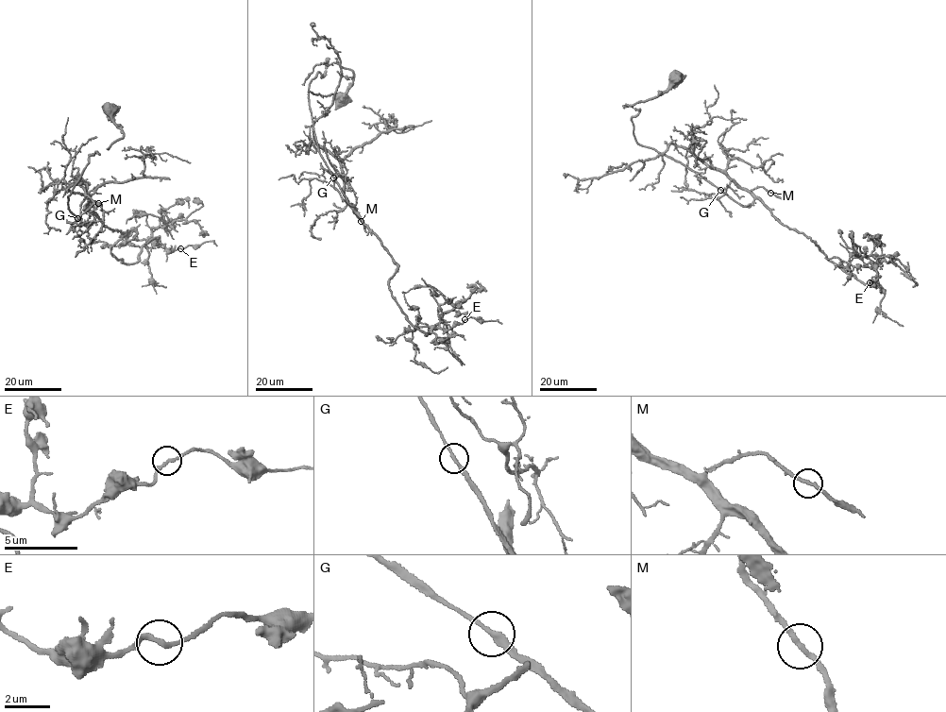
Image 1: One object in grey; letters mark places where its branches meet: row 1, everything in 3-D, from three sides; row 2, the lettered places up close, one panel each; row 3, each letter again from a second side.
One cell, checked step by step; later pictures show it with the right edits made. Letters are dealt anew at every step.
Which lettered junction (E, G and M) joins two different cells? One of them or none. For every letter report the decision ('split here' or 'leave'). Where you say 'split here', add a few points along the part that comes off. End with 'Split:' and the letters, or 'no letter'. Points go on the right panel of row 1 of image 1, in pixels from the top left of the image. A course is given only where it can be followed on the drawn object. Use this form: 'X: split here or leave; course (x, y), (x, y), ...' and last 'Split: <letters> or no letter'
E: leave
G: leave
M: leave
Split: no letter

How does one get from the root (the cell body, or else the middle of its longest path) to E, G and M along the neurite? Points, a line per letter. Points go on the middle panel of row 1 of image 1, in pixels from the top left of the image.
E: (342, 96), (353, 73), (327, 59), (308, 89), (318, 150), (397, 265), (391, 295), (426, 334), (464, 319)
G: (342, 96), (353, 73), (327, 59), (322, 77), (318, 72), (310, 85), (309, 104), (318, 150), (333, 177)
M: (342, 96), (353, 73), (327, 59), (326, 71), (308, 89), (313, 131), (361, 221)

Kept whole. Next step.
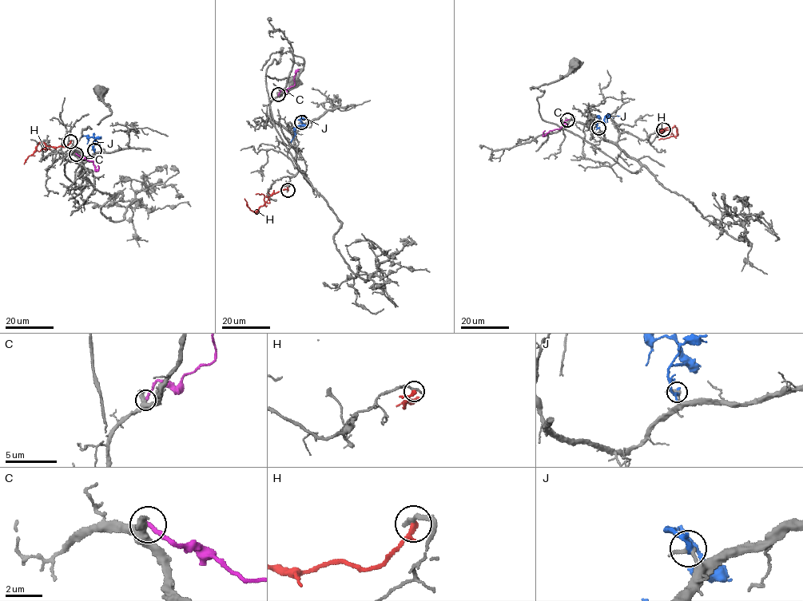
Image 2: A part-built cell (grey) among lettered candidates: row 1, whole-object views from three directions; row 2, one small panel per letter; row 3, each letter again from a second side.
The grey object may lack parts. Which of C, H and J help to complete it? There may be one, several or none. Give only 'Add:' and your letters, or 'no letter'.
Add: no letter

